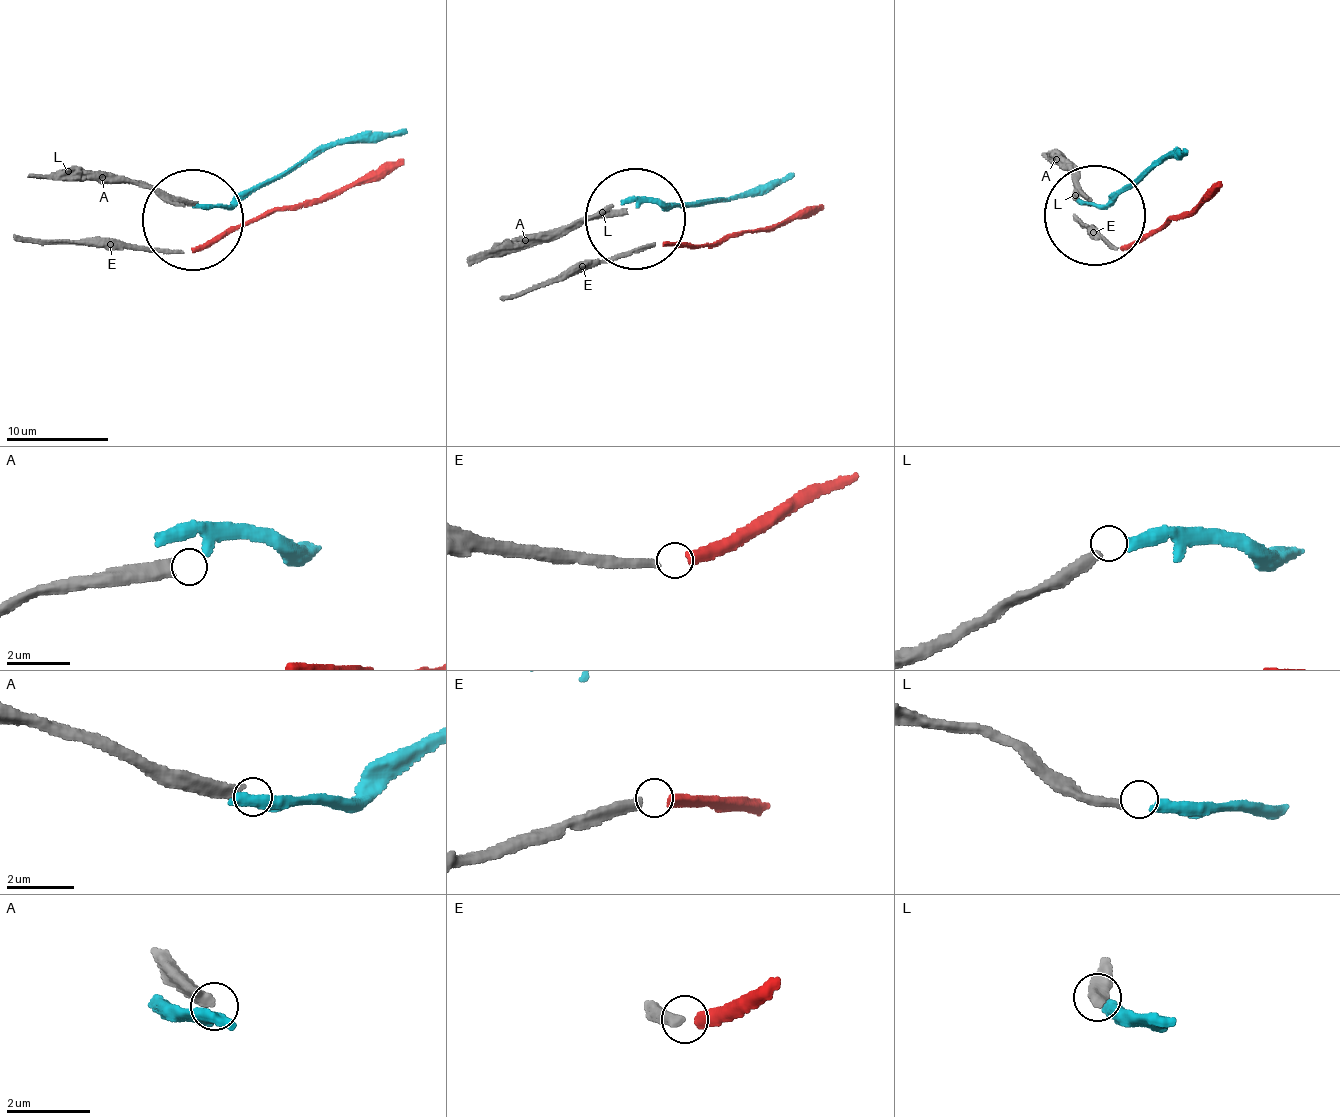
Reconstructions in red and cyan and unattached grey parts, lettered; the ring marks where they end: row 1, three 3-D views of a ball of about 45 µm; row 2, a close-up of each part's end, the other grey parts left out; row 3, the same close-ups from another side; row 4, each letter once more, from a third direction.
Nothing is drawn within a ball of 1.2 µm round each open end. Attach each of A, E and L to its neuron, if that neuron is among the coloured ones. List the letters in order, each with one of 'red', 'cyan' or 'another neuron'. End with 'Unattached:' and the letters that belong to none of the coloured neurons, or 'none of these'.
A: another neuron
E: red
L: cyan
Unattached: A

